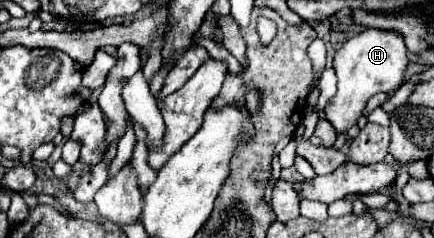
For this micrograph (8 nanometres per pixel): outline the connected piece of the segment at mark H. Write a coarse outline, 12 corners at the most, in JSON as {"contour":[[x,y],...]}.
{"contour":[[368,28],[336,50],[324,114],[348,132],[368,98],[404,84],[408,50]]}

